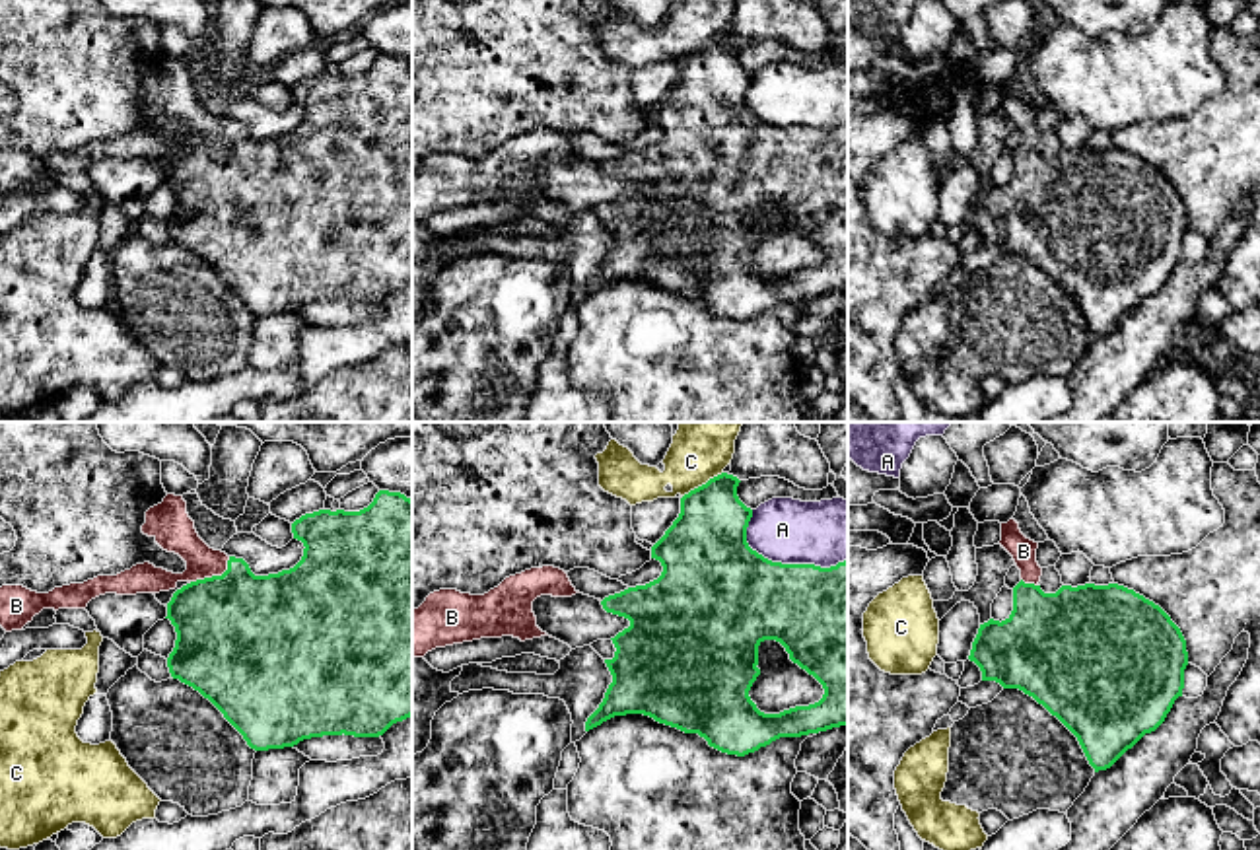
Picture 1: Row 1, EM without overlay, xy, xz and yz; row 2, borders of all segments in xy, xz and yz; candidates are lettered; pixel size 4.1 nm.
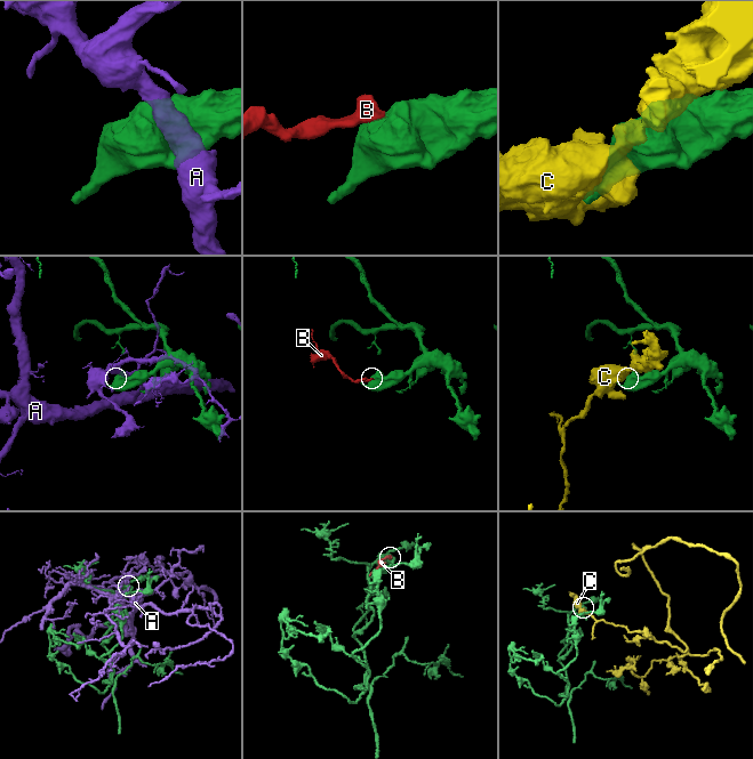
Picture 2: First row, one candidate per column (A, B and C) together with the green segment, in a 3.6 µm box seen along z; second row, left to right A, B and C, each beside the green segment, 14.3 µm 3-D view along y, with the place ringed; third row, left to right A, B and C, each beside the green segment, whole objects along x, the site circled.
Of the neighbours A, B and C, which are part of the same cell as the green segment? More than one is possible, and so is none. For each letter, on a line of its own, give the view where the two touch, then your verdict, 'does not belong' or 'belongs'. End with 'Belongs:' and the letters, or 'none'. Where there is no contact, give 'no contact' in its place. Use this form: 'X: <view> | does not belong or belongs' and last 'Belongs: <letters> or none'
A: xz | does not belong
B: xy | belongs
C: xz | does not belong
Belongs: B

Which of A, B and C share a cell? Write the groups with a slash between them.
A / B / C

